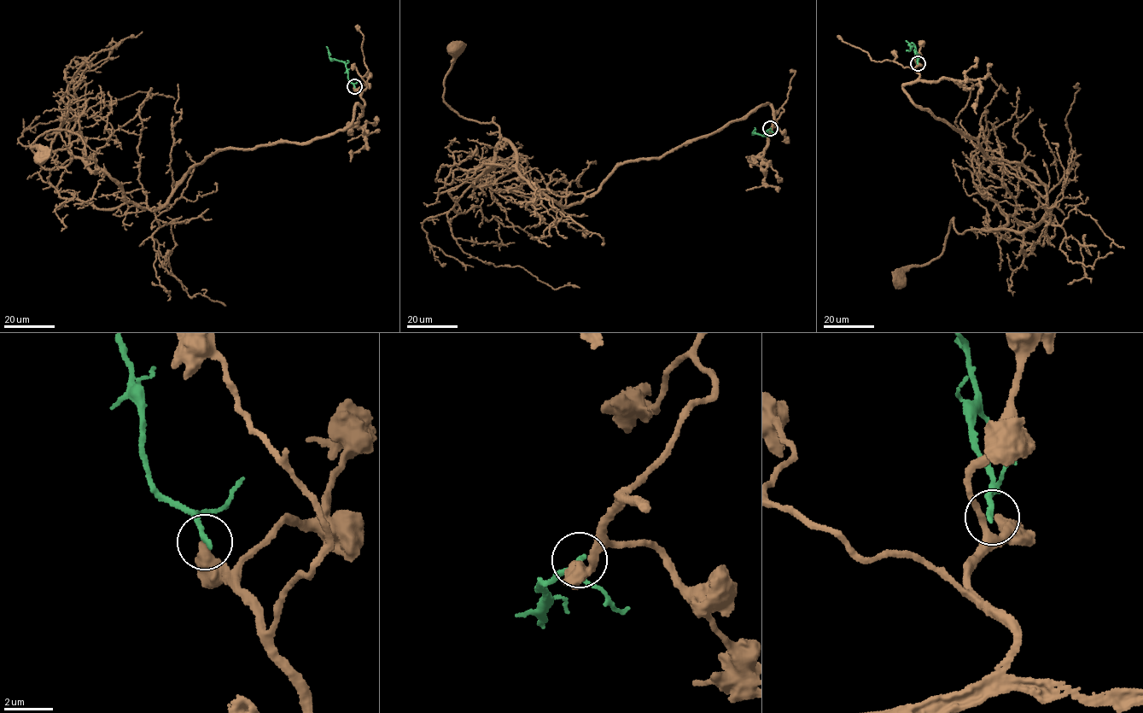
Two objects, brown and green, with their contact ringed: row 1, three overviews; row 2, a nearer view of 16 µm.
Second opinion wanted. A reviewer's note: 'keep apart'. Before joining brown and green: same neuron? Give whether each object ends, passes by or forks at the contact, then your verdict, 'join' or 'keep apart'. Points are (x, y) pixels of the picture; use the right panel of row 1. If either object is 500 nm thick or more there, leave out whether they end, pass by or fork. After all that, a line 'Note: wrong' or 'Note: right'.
keep apart
Note: right

